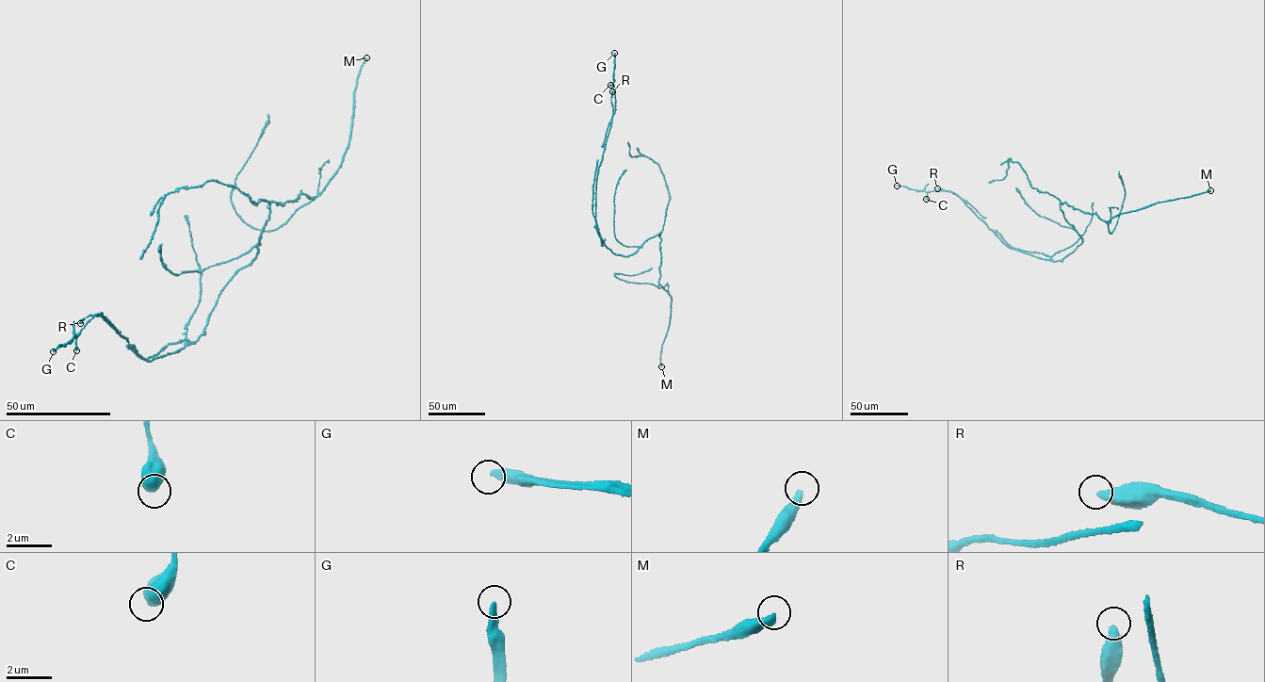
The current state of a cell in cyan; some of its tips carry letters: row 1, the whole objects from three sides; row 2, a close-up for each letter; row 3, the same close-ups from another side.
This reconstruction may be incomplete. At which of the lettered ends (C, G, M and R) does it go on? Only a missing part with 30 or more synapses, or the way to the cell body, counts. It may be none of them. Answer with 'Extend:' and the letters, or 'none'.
Extend: none

